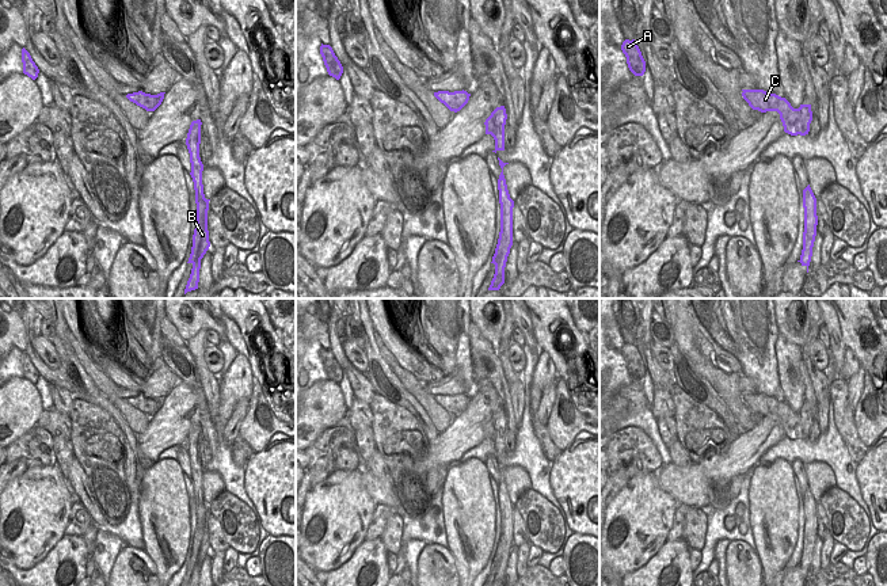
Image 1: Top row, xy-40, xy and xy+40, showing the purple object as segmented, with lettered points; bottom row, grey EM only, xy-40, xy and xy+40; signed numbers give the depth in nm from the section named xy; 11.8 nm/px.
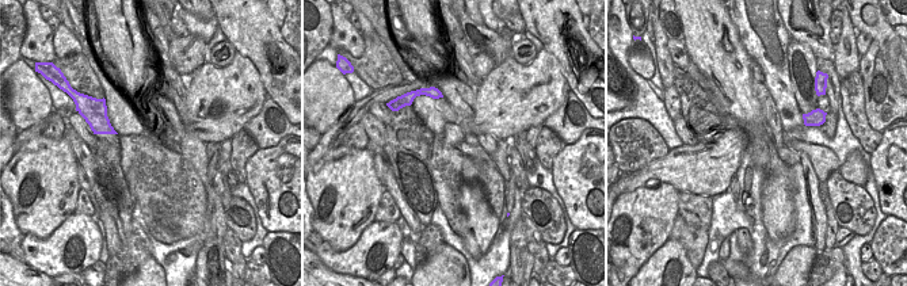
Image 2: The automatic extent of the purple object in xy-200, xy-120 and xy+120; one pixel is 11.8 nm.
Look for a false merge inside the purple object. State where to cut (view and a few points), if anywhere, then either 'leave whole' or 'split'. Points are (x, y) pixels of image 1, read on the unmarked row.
cut xy (490, 419), (497, 433), (503, 437); split

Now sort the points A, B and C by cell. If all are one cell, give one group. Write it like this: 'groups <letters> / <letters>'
groups A C / B

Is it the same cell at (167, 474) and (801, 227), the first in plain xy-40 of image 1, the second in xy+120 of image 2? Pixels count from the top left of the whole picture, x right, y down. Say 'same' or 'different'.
different

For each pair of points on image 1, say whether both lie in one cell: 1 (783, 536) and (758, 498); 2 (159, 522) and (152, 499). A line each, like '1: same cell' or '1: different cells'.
1: same cell
2: same cell

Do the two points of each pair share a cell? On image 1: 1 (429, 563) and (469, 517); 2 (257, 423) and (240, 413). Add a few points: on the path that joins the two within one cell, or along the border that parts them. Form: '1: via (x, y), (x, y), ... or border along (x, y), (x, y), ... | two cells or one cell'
1: border along (446, 548), (455, 560), (457, 571) | two cells
2: border along (251, 399), (238, 434) | two cells

